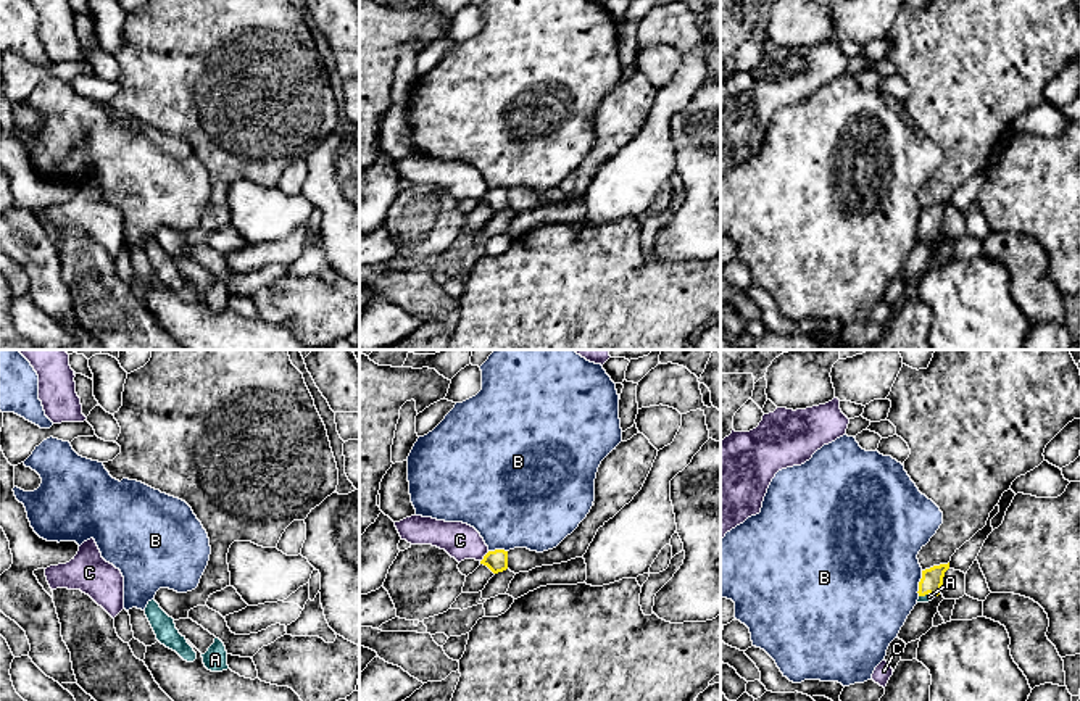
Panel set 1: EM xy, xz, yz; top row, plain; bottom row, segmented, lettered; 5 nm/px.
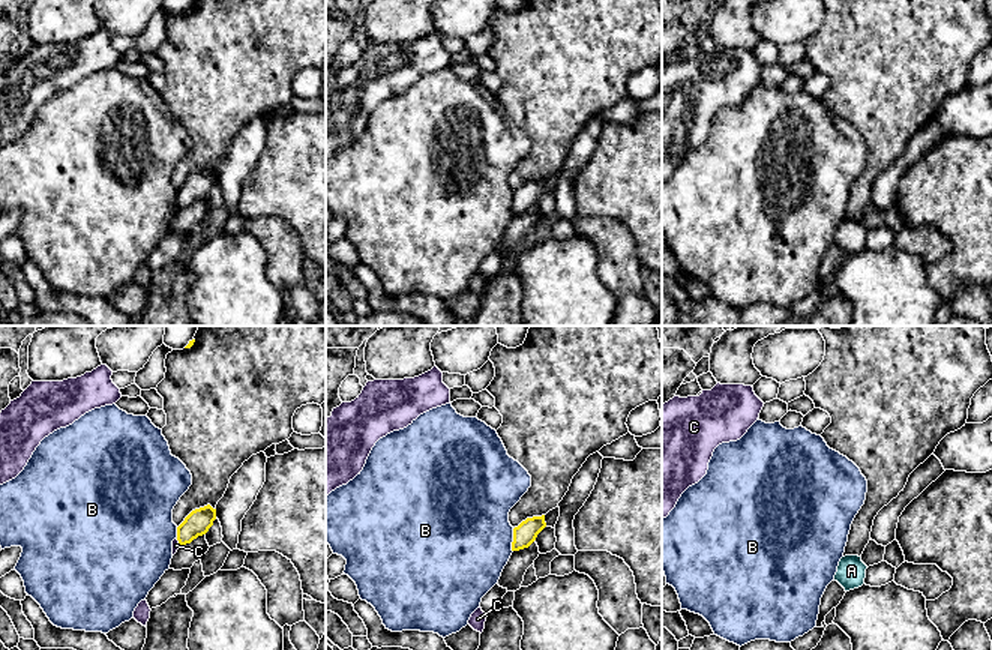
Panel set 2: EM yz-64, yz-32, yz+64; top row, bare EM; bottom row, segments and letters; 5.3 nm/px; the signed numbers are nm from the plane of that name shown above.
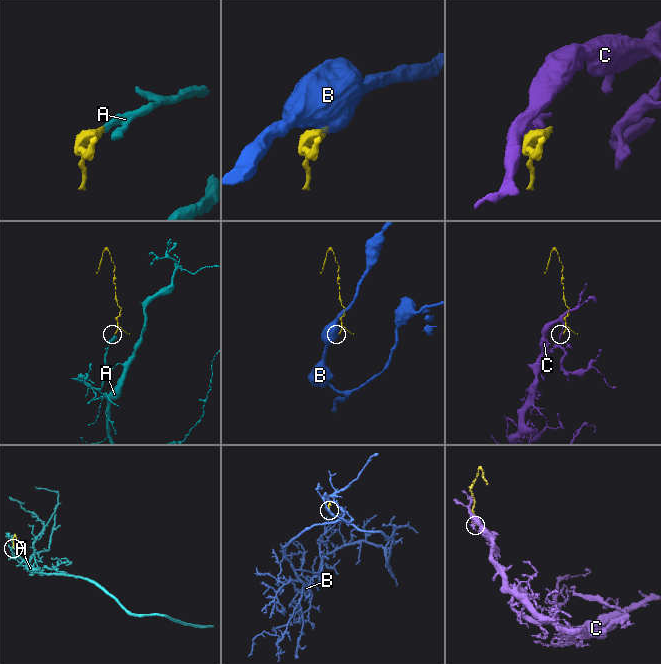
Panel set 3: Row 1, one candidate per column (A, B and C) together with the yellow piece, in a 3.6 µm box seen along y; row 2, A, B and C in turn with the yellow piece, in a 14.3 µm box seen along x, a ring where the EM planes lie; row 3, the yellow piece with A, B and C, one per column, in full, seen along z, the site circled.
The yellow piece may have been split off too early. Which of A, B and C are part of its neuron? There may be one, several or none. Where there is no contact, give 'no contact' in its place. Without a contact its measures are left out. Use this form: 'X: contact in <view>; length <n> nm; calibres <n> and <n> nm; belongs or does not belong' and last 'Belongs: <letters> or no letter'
A: contact in yz; length 80 nm; calibres 110 and 40 nm; belongs
B: contact in yz; length 130 nm; calibres 110 and 500 nm; does not belong
C: contact in xz; length 70 nm; calibres 110 and 180 nm; does not belong
Belongs: A

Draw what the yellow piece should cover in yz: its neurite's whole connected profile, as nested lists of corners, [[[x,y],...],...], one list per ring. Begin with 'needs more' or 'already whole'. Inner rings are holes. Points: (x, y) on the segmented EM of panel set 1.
needs more; [[[948,564],[933,566],[922,570],[922,579],[919,582],[919,599],[917,603],[928,603],[940,595],[945,572],[949,569]]]

